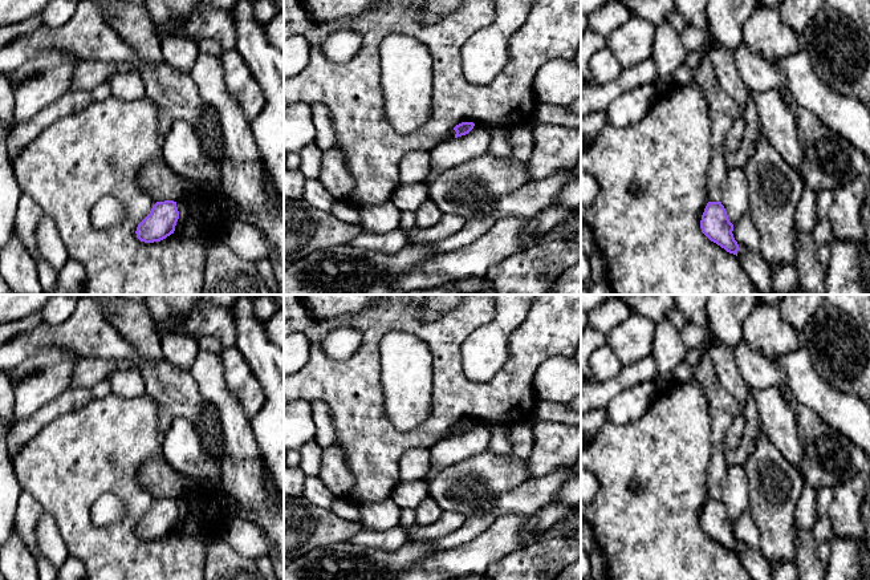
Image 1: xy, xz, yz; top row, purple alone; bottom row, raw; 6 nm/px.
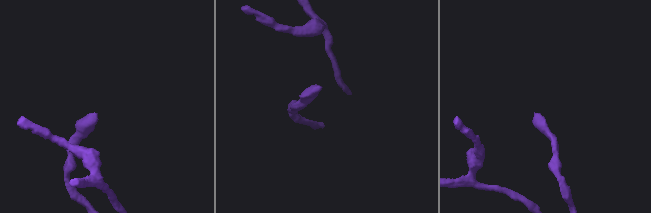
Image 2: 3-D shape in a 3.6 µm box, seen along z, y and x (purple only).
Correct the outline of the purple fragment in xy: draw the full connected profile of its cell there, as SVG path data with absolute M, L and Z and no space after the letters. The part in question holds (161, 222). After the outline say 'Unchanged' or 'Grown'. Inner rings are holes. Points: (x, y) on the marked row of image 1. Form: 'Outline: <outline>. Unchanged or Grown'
Outline: M156 202L150 214L138 224L137 238L145 243L160 242L174 234L178 219L176 202Z. Unchanged

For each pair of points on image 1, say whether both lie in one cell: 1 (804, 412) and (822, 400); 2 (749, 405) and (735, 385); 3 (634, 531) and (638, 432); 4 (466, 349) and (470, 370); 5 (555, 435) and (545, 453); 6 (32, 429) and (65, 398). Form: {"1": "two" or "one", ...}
{"1": "two", "2": "two", "3": "one", "4": "one", "5": "one", "6": "one"}

